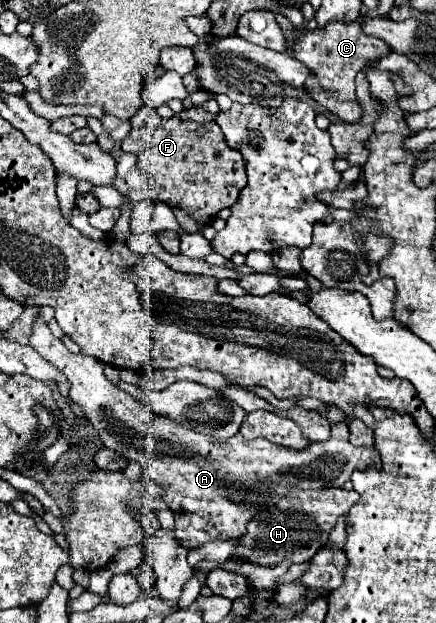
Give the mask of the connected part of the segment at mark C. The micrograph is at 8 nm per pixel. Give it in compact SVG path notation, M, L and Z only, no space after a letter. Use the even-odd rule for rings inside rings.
M354 21L352 25L332 23L326 25L326 29L308 31L294 45L294 57L316 73L316 89L312 89L312 99L328 111L336 109L336 117L348 123L356 123L358 119L362 119L362 105L358 103L354 89L356 73L366 63L378 63L388 53L390 47L382 39L366 37L362 33L360 21Z

